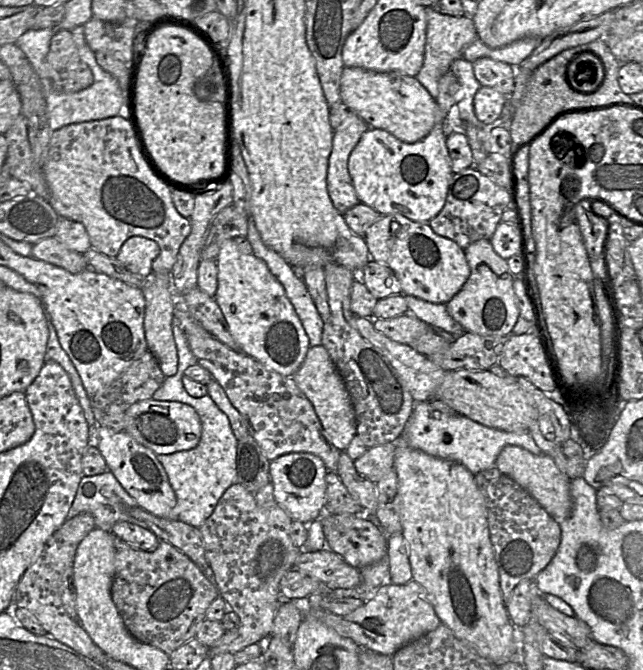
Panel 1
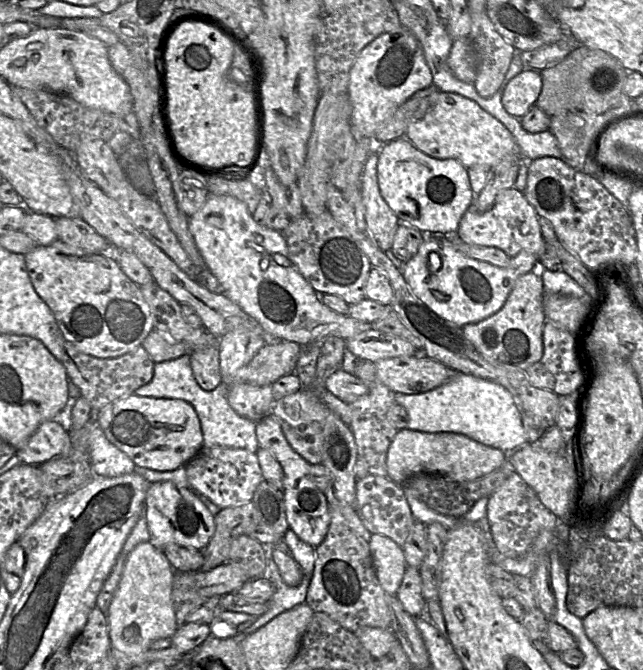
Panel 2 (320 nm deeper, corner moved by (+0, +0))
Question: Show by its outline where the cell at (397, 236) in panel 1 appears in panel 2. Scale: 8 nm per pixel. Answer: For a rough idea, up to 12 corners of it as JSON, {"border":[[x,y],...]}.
{"border":[[424,233],[399,268],[412,293],[463,327],[496,313],[537,257],[508,267]]}

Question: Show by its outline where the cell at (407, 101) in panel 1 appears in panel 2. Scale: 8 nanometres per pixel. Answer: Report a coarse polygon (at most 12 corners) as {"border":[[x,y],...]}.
{"border":[[435,91],[406,138],[465,168],[521,156],[476,102]]}

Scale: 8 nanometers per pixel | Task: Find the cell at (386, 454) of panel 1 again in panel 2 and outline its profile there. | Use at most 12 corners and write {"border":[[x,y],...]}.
{"border":[[398,430],[387,477],[471,481],[503,451],[465,435]]}

